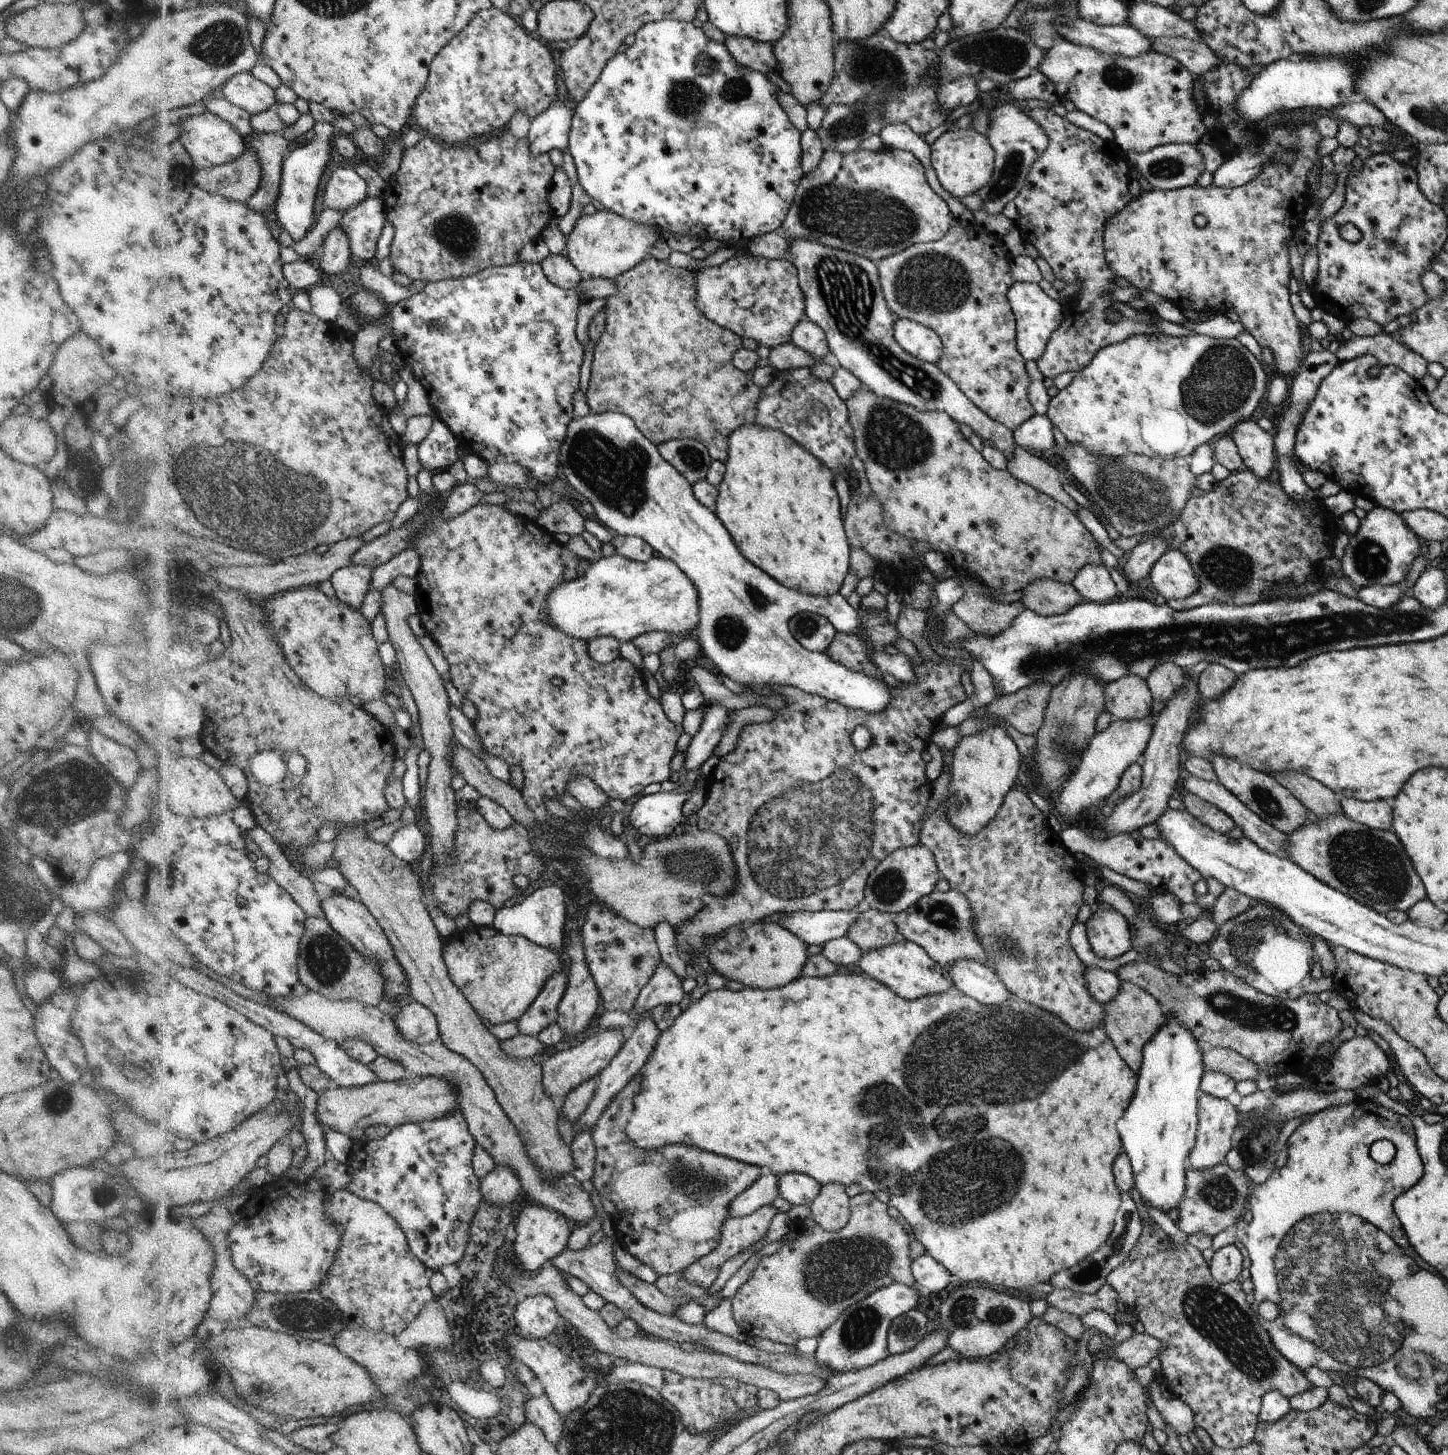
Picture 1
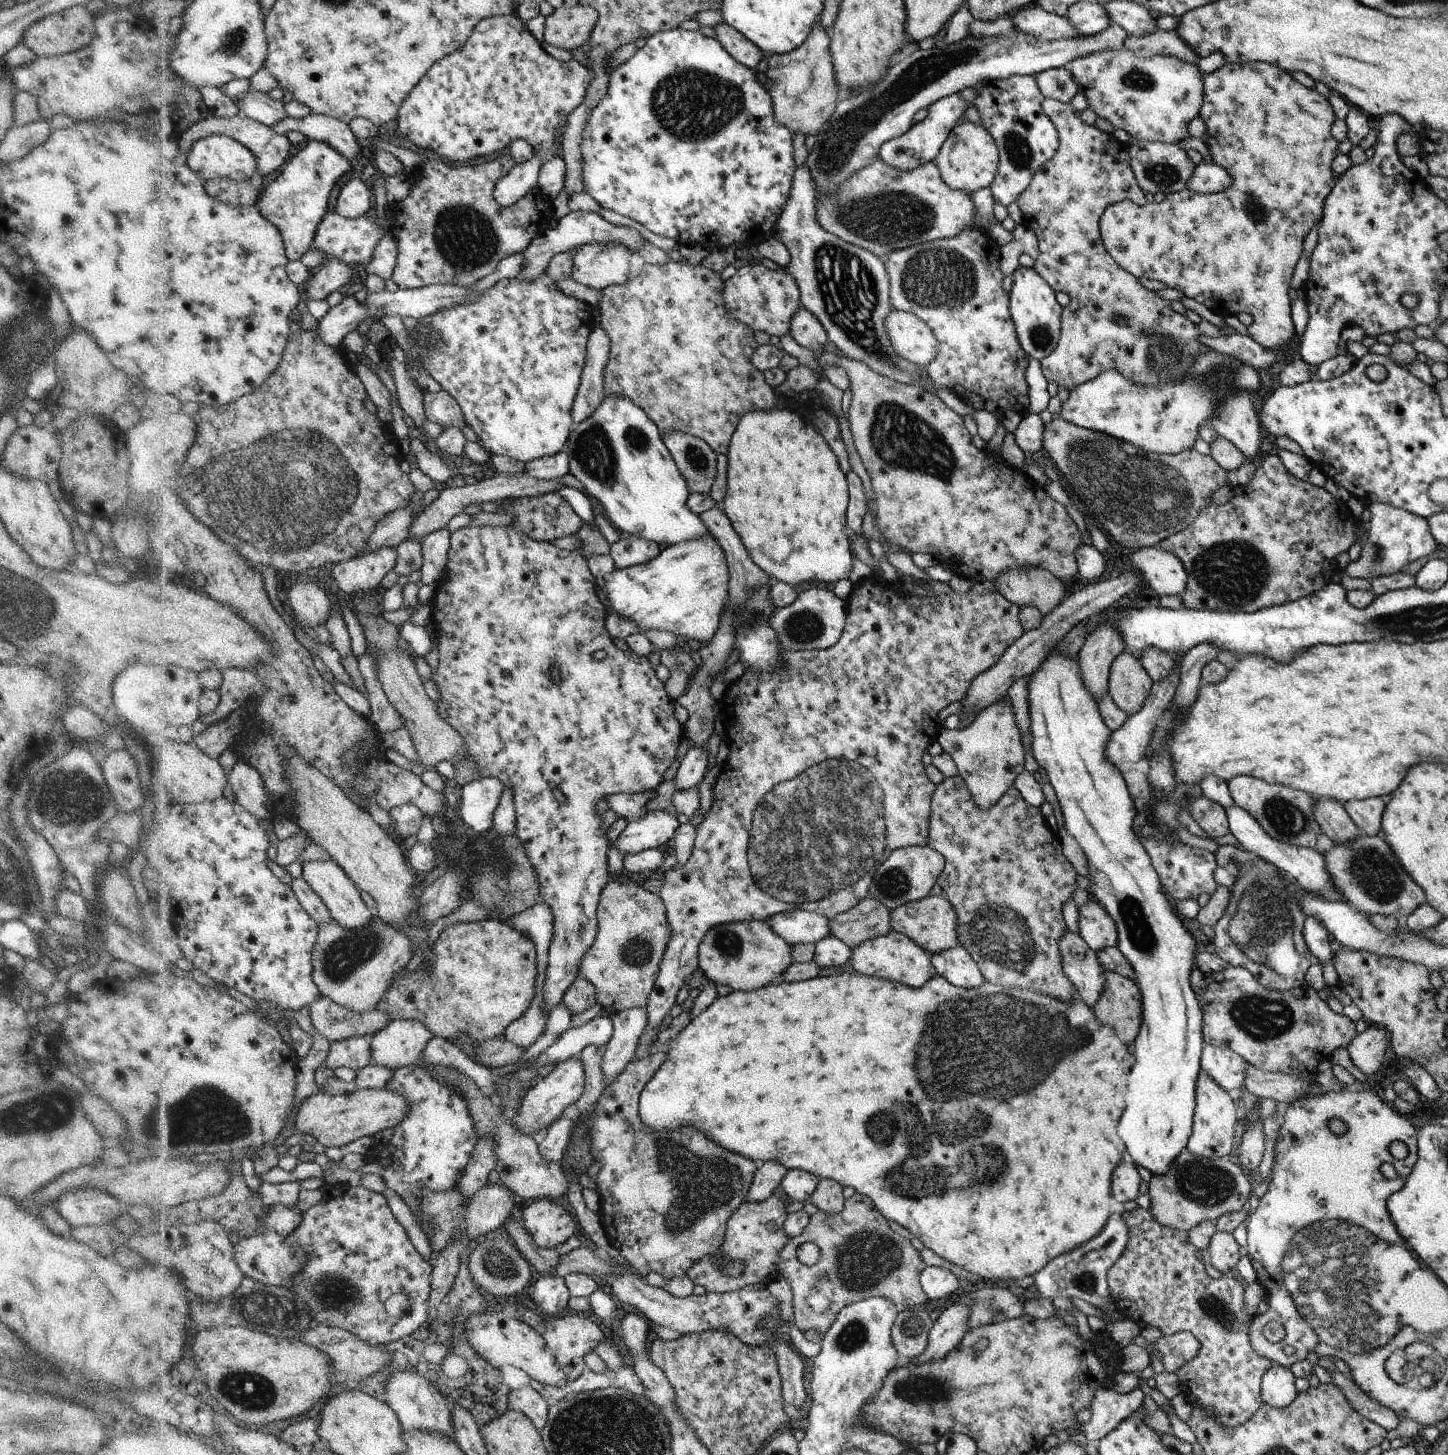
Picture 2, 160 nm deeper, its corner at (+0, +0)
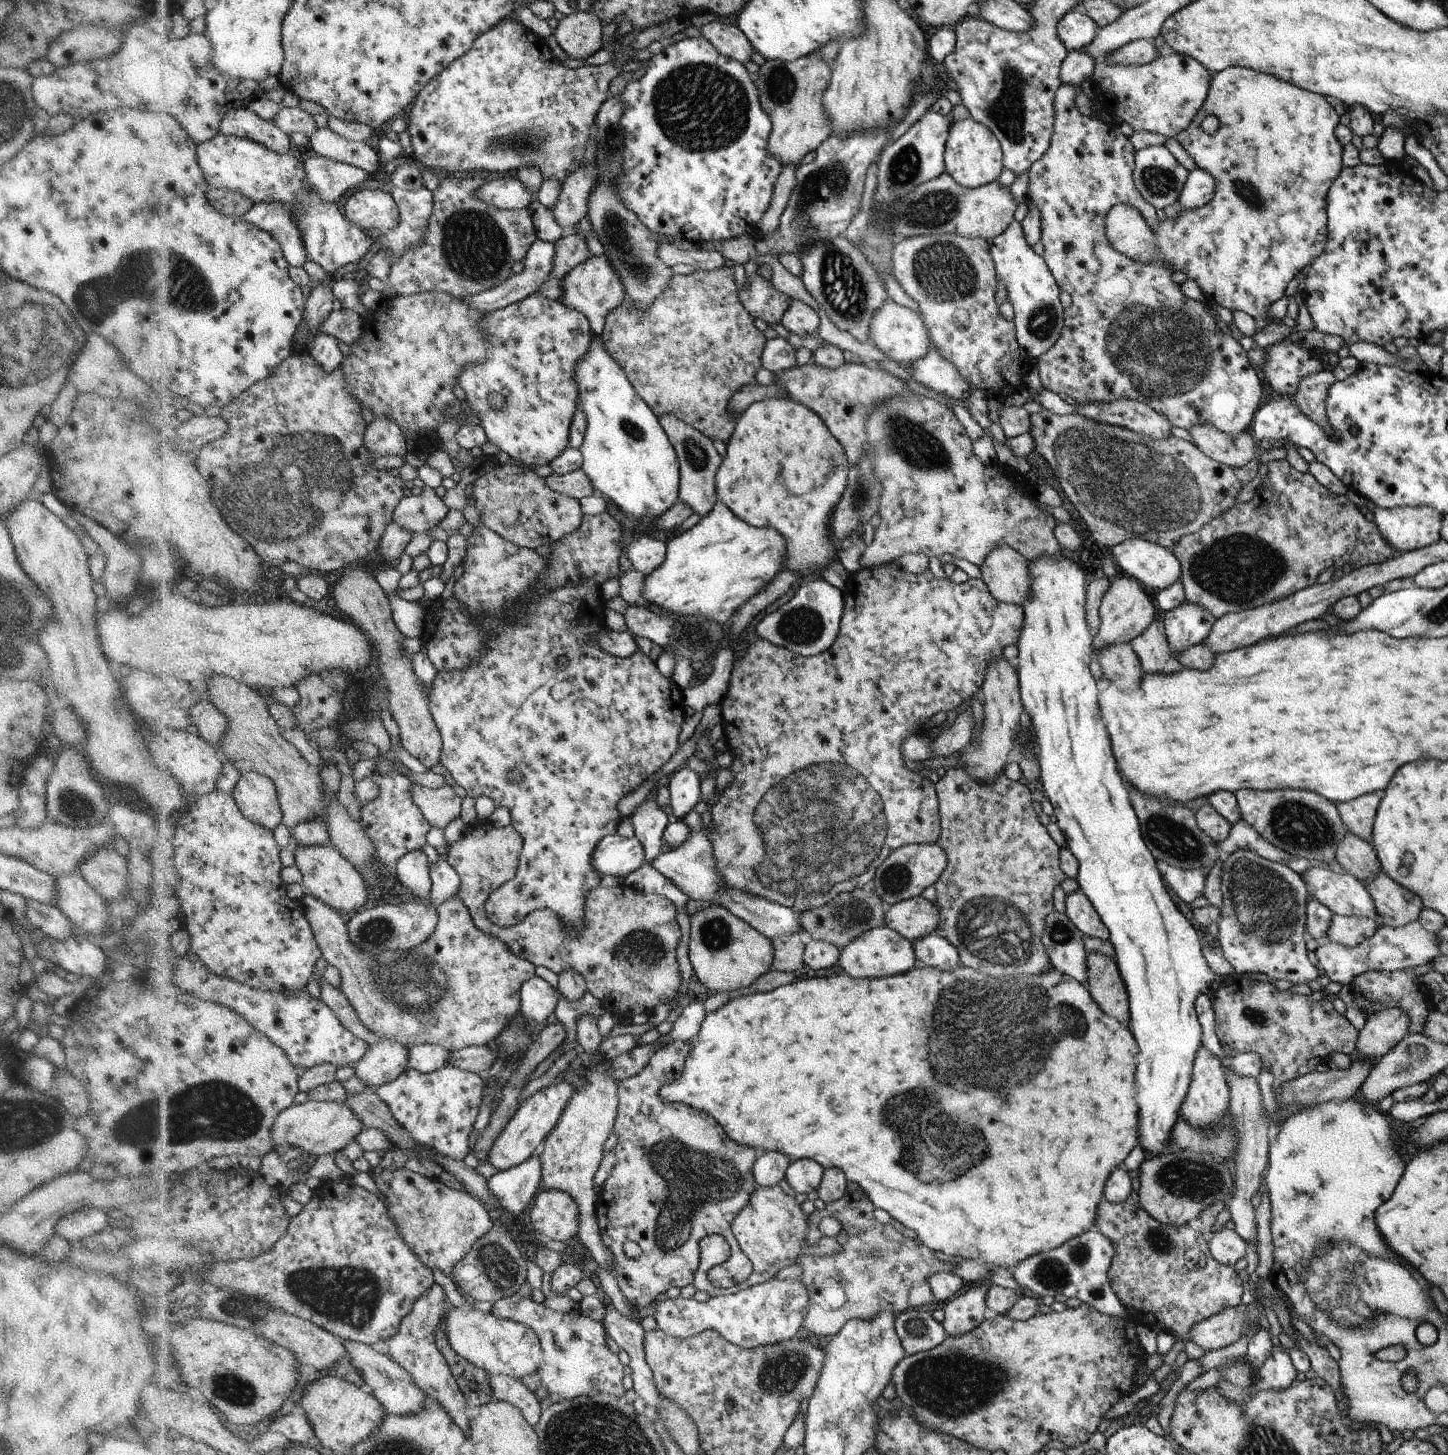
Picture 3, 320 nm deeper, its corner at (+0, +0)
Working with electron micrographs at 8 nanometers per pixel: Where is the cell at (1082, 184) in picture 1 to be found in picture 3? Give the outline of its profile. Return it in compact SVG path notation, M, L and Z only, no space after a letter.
M1062 84L1060 90L1057 91L1055 100L1055 134L1052 136L1052 146L1045 152L1041 159L1038 159L1032 167L1029 168L1030 184L1028 186L1028 201L1032 201L1041 212L1041 240L1044 245L1045 252L1043 254L1046 262L1053 275L1057 279L1057 283L1061 285L1062 290L1066 290L1072 298L1070 308L1066 309L1065 327L1061 330L1061 336L1044 355L1038 357L1033 364L1041 378L1041 385L1044 389L1055 392L1056 394L1066 394L1076 400L1078 405L1087 405L1093 402L1104 403L1107 401L1115 401L1118 399L1128 399L1140 401L1141 403L1150 405L1154 410L1165 416L1172 427L1180 427L1188 430L1197 424L1211 424L1221 431L1230 433L1232 436L1238 436L1242 431L1248 430L1253 422L1264 394L1262 382L1256 374L1249 354L1247 351L1229 334L1220 332L1221 322L1217 321L1208 311L1207 303L1189 299L1180 290L1180 285L1174 282L1172 274L1175 270L1170 263L1162 261L1150 261L1149 263L1141 263L1127 257L1124 253L1118 252L1111 244L1106 232L1106 222L1108 214L1115 205L1131 205L1137 208L1151 229L1159 228L1158 212L1154 205L1146 202L1145 197L1141 195L1141 191L1137 188L1136 181L1132 180L1132 170L1134 170L1134 146L1130 144L1130 140L1126 138L1118 129L1110 129L1099 117L1083 115L1075 107L1076 94L1071 84Z

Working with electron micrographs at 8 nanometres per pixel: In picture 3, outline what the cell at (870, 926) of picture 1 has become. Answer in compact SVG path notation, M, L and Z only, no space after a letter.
M871 886L862 887L851 893L843 892L836 898L829 900L825 905L798 913L803 931L802 936L806 940L829 942L839 949L843 949L857 936L877 926L884 925L886 909L887 906L884 901L874 892Z

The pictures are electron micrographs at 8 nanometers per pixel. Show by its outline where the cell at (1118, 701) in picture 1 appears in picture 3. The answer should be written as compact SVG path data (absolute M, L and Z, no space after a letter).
M1130 643L1110 645L1098 651L1096 657L1103 676L1110 679L1122 691L1137 687L1144 674L1143 668Z

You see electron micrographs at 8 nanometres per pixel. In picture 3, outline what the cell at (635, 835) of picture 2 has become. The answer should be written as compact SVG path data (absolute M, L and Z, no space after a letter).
M618 833L605 836L591 856L593 868L599 875L626 878L645 863L645 849L634 838L622 838Z

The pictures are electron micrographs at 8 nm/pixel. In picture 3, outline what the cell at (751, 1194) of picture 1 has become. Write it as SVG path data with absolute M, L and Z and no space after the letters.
M767 1150L755 1162L754 1178L756 1185L769 1187L778 1184L785 1179L786 1171L791 1162L792 1160L787 1154Z

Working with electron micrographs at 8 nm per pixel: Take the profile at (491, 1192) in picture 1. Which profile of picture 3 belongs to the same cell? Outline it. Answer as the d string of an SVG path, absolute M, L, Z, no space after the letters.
M379 1164L372 1172L372 1179L389 1203L391 1217L406 1239L407 1247L428 1268L449 1274L454 1265L470 1252L474 1243L492 1229L492 1216L488 1216L478 1200L468 1196L466 1191L456 1192L448 1188L439 1178L431 1179L396 1165L382 1168Z

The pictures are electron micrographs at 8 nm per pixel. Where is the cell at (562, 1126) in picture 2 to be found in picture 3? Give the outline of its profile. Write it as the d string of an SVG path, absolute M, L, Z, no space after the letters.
M538 1152L525 1163L508 1171L497 1171L487 1180L488 1190L504 1214L516 1220L541 1189L541 1166Z

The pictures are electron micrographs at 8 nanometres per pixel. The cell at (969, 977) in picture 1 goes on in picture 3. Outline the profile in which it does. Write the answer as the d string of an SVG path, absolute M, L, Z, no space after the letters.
M928 933L912 942L916 946L916 957L921 966L951 971L961 964L957 948L940 933Z

